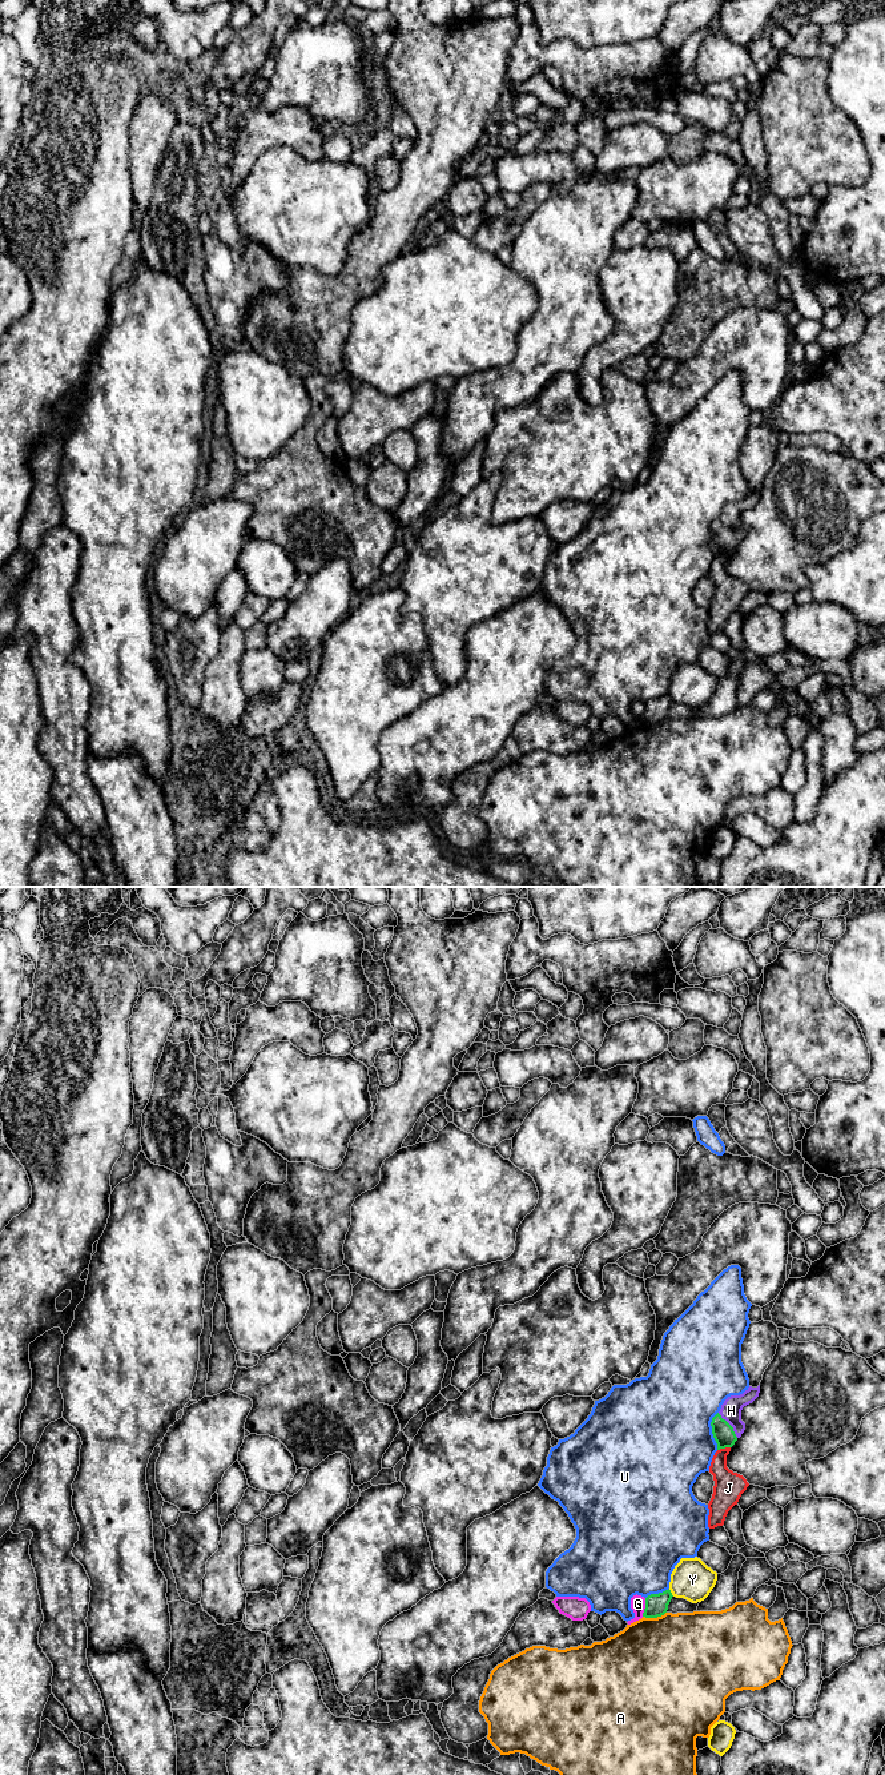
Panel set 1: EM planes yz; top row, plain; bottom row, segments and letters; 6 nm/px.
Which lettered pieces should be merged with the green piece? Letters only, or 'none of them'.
H

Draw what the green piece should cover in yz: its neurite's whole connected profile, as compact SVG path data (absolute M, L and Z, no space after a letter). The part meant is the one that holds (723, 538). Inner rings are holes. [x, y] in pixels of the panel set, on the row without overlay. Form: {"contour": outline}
{"contour": "M749 491L740 501L728 502L721 510L720 517L712 523L712 539L717 549L717 555L732 553L745 535L745 529L741 526L741 515L752 509L760 498L757 493Z"}

